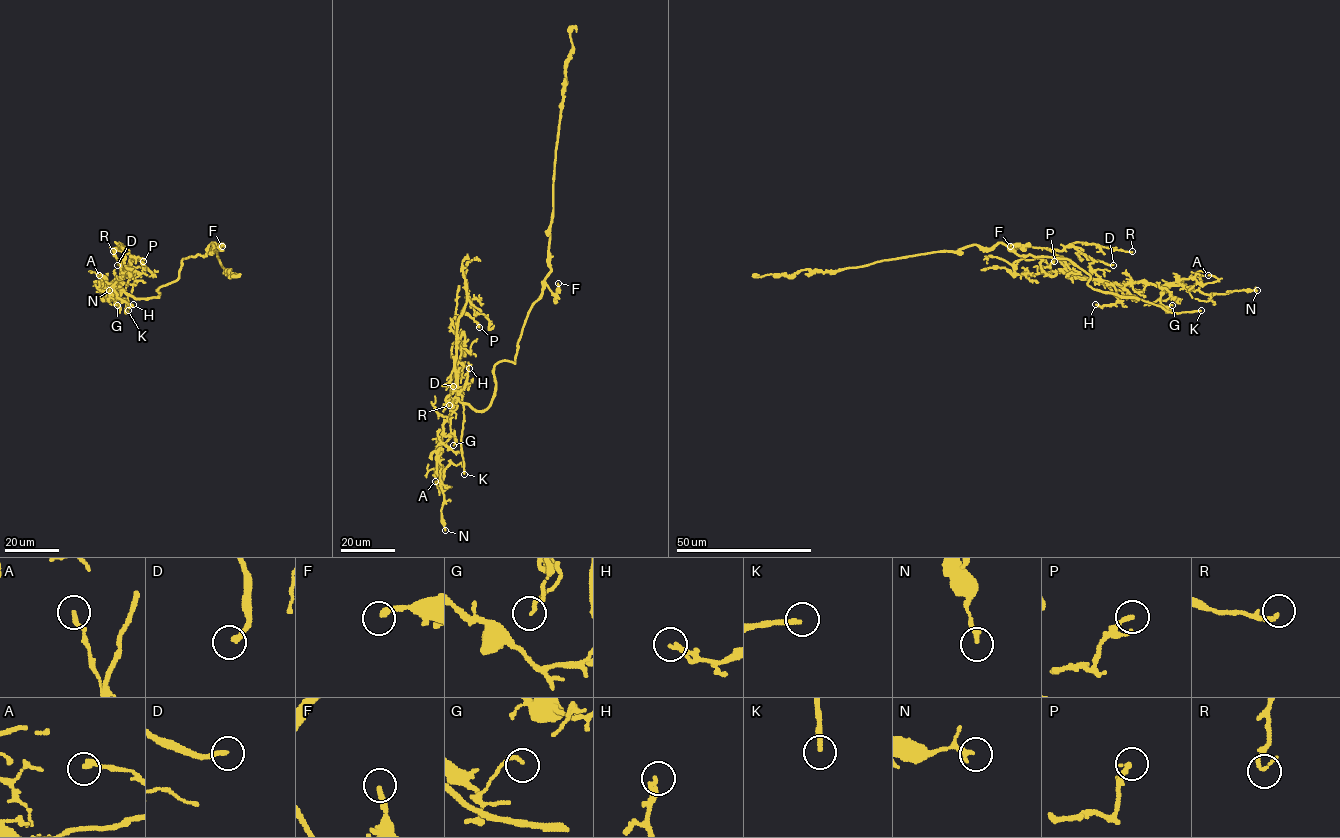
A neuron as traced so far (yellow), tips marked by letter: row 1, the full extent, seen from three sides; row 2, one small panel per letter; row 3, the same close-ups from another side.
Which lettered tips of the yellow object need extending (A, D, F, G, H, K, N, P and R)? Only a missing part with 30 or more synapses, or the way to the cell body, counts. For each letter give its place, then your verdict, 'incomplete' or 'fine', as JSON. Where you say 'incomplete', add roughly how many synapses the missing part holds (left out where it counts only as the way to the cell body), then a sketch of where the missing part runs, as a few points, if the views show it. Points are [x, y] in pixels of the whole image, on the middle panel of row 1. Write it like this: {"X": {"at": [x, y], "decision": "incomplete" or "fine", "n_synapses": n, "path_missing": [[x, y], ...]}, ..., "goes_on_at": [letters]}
{"A": {"at": [435, 481], "decision": "fine"}, "D": {"at": [453, 386], "decision": "fine"}, "F": {"at": [558, 283], "decision": "fine"}, "G": {"at": [453, 445], "decision": "fine"}, "H": {"at": [469, 368], "decision": "fine"}, "K": {"at": [464, 474], "decision": "incomplete", "path_missing": [[464, 474], [460, 506], [463, 542]]}, "N": {"at": [445, 530], "decision": "fine"}, "P": {"at": [479, 327], "decision": "fine"}, "R": {"at": [449, 405], "decision": "fine"}, "goes_on_at": ["K"]}

